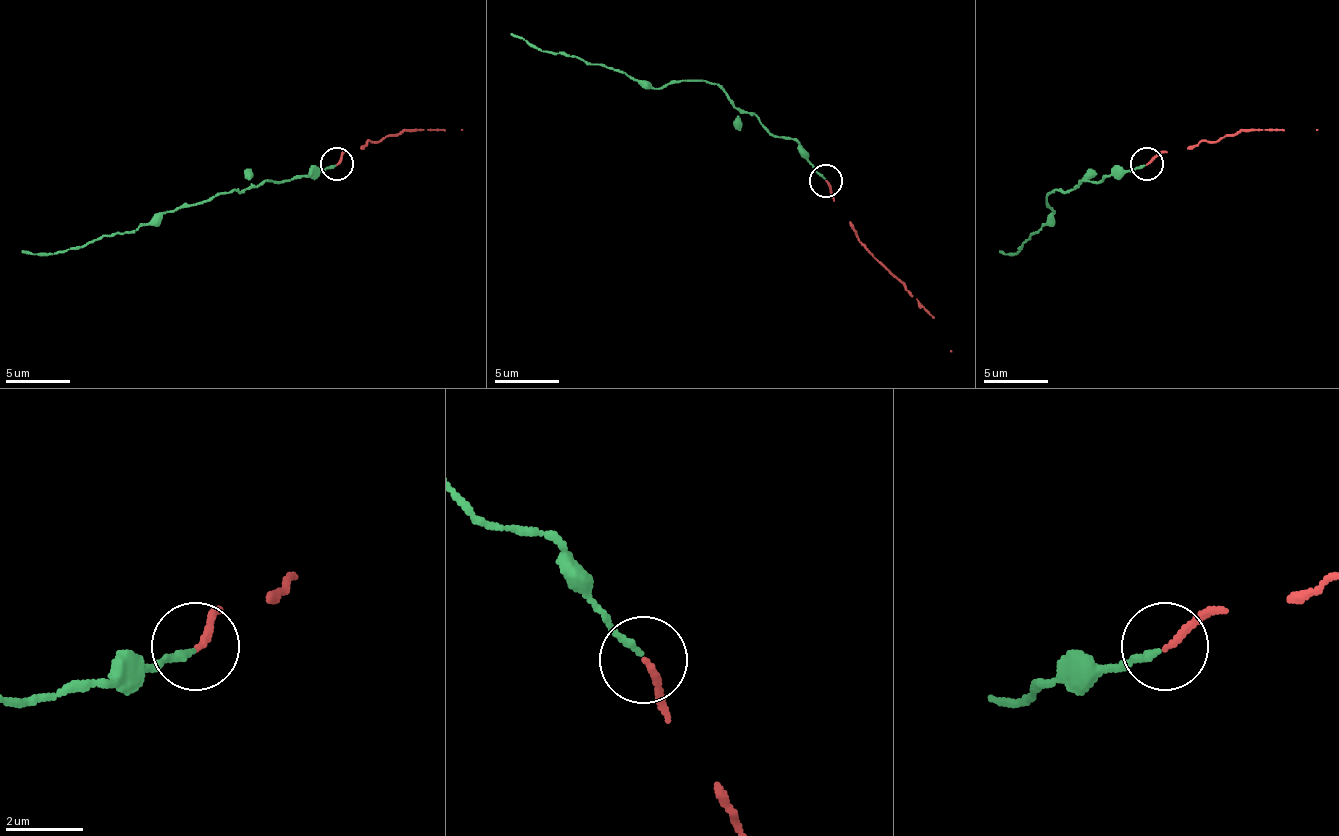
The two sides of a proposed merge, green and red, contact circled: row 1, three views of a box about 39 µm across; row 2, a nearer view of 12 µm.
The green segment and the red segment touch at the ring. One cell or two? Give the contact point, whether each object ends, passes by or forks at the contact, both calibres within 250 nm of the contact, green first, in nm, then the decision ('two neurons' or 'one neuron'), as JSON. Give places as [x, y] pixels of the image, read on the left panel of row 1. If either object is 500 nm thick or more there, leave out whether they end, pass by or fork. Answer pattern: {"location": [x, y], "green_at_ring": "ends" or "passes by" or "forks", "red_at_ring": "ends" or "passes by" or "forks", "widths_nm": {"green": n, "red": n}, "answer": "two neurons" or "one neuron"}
{"location": [336, 163], "green_at_ring": "ends", "red_at_ring": "ends", "widths_nm": {"green": 160, "red": 180}, "answer": "one neuron"}

